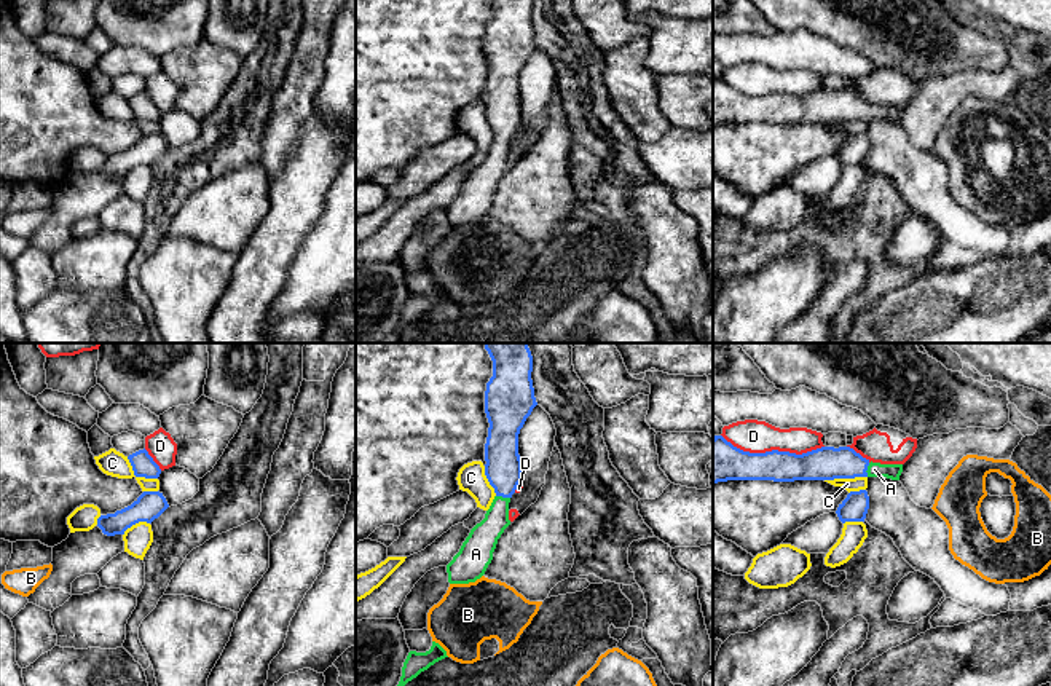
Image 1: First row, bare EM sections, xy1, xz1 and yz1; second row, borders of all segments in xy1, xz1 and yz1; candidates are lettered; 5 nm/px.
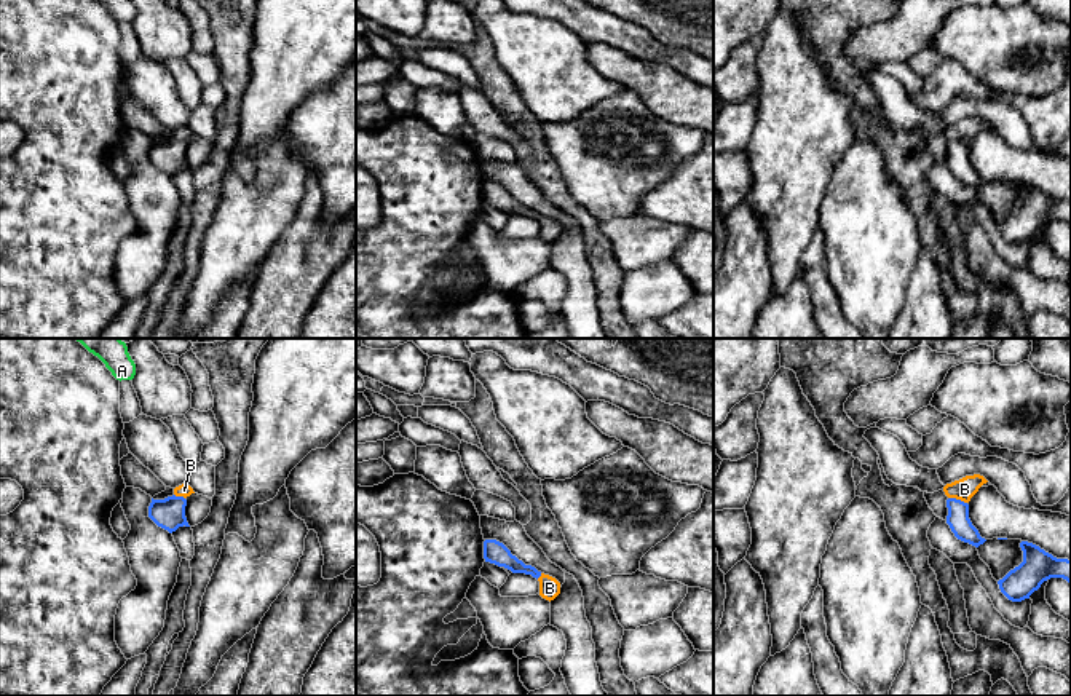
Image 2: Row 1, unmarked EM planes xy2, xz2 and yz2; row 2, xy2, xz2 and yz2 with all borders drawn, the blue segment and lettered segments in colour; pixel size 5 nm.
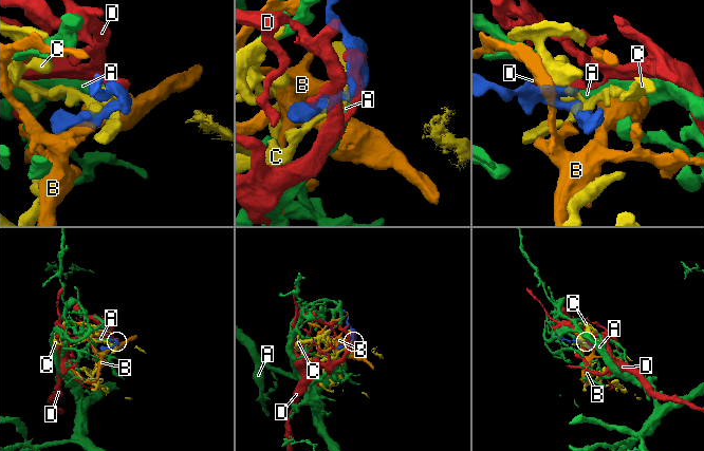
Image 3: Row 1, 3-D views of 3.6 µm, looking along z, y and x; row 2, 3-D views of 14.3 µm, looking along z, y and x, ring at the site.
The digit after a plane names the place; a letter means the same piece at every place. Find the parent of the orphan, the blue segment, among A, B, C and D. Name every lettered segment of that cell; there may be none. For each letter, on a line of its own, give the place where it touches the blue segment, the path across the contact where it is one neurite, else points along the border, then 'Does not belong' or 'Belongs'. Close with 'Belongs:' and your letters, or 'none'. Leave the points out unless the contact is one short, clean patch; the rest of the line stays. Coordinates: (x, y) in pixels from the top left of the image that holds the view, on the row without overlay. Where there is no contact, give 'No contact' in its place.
A: Touches blue at xz1 (503, 139). Path across: xz1 (503, 112), (503, 139), (496, 163), (482, 182). Belongs
B: Touches blue at yz2 (958, 142). Does not belong
C: Touches blue at yz1 (846, 120). Does not belong
D: Touches blue at yz1 (772, 93). Does not belong
Belongs: A

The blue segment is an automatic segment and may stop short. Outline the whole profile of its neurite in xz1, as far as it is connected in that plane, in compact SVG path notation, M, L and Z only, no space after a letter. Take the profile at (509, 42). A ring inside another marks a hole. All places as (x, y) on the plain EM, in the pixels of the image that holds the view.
M491 0L493 19L486 26L485 56L490 65L485 86L485 118L494 131L494 142L485 156L485 161L477 166L459 195L447 207L450 227L469 227L480 222L493 203L498 182L510 168L509 145L522 124L522 102L518 97L518 77L533 51L537 48L531 22L533 0Z

